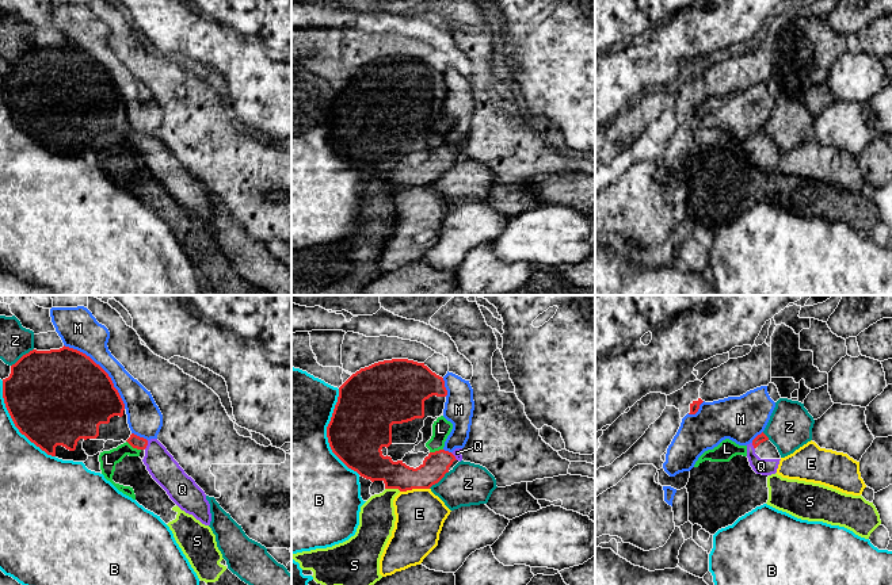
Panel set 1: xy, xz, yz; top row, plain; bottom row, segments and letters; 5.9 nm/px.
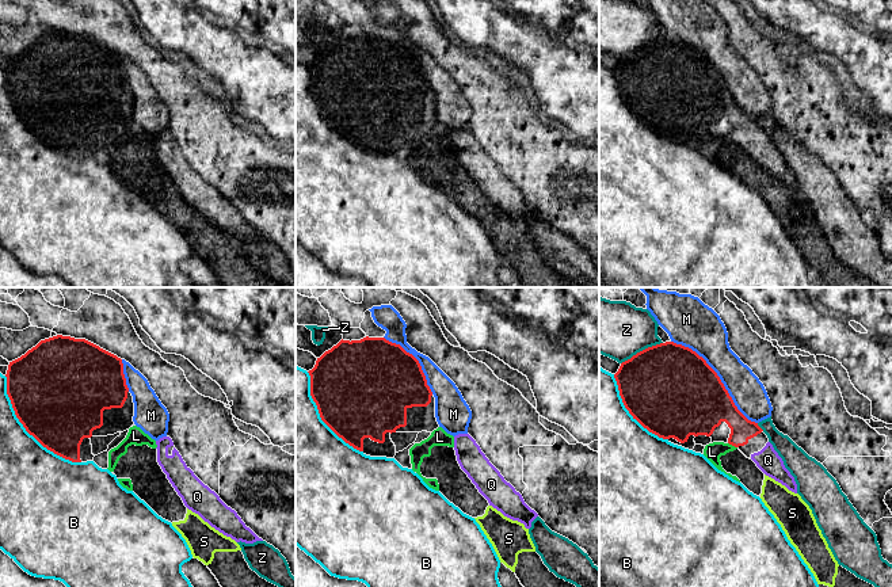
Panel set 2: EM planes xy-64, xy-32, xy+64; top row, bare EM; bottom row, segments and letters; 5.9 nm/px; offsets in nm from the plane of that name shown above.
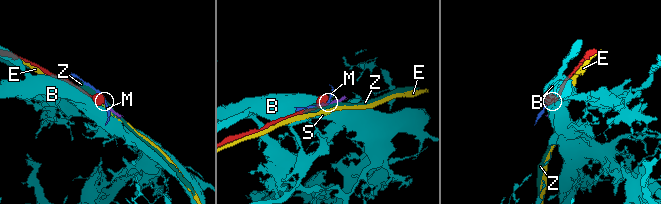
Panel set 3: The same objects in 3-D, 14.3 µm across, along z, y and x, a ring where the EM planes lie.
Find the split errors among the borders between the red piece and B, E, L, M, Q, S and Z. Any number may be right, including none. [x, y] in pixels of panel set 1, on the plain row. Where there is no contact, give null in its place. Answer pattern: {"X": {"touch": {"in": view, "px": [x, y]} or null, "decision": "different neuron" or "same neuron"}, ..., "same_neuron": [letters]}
{"B": {"touch": {"in": "xz", "px": [327, 130]}, "decision": "different neuron"}, "E": {"touch": {"in": "xz", "px": [414, 184]}, "decision": "different neuron"}, "L": {"touch": {"in": "xy", "px": [133, 144]}, "decision": "different neuron"}, "M": {"touch": {"in": "xy", "px": [103, 67]}, "decision": "different neuron"}, "Q": {"touch": {"in": "xy", "px": [147, 141]}, "decision": "same neuron"}, "S": {"touch": {"in": "xz", "px": [393, 184]}, "decision": "different neuron"}, "Z": {"touch": {"in": "xy", "px": [23, 52]}, "decision": "different neuron"}, "same_neuron": ["Q"]}

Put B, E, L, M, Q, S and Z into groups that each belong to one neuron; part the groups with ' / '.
B / E / L S / M / Q / Z

